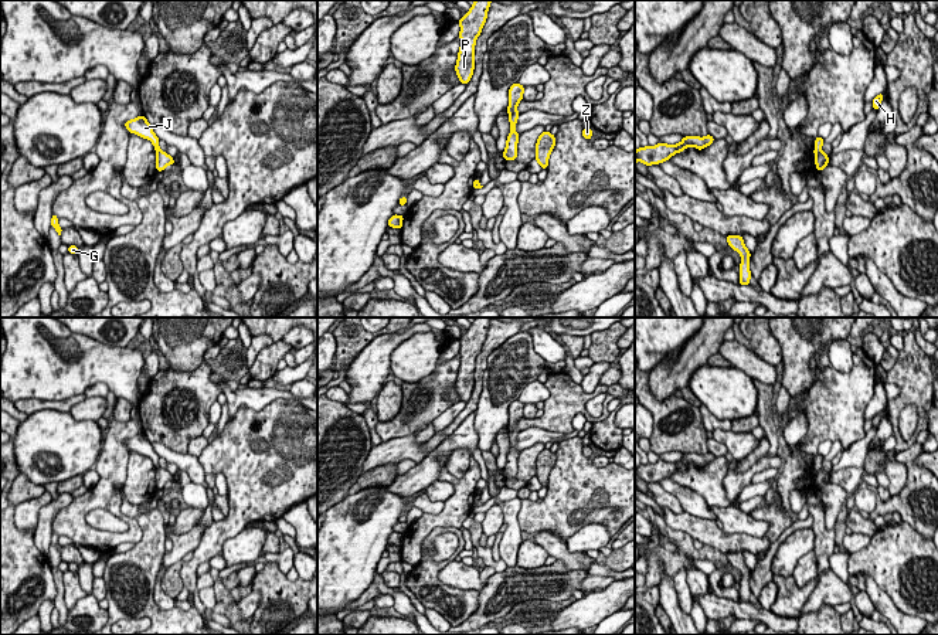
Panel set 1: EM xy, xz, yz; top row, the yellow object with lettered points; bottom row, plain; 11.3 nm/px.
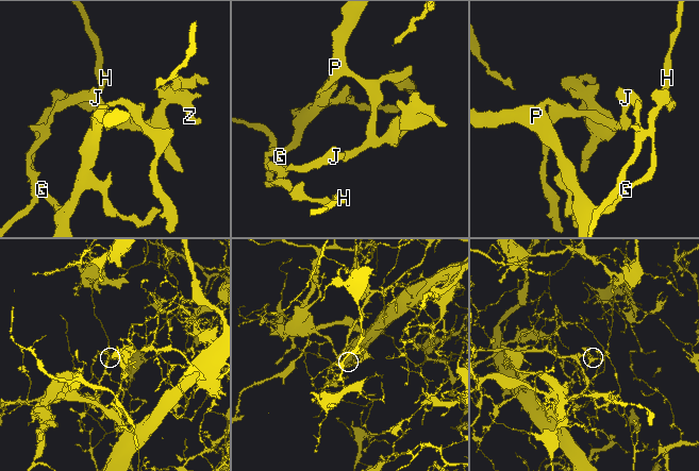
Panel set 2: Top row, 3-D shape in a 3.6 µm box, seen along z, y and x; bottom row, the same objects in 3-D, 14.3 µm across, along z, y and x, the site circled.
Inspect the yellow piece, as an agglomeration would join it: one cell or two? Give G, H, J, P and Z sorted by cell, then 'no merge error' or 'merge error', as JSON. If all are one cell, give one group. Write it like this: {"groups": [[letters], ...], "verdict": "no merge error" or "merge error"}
{"groups": [["G", "H", "P", "Z"], ["J"]], "verdict": "merge error"}

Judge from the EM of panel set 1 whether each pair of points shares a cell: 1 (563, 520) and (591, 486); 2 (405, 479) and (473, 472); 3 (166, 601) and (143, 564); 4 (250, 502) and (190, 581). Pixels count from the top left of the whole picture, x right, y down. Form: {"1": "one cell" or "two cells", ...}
{"1": "one cell", "2": "two cells", "3": "two cells", "4": "one cell"}

